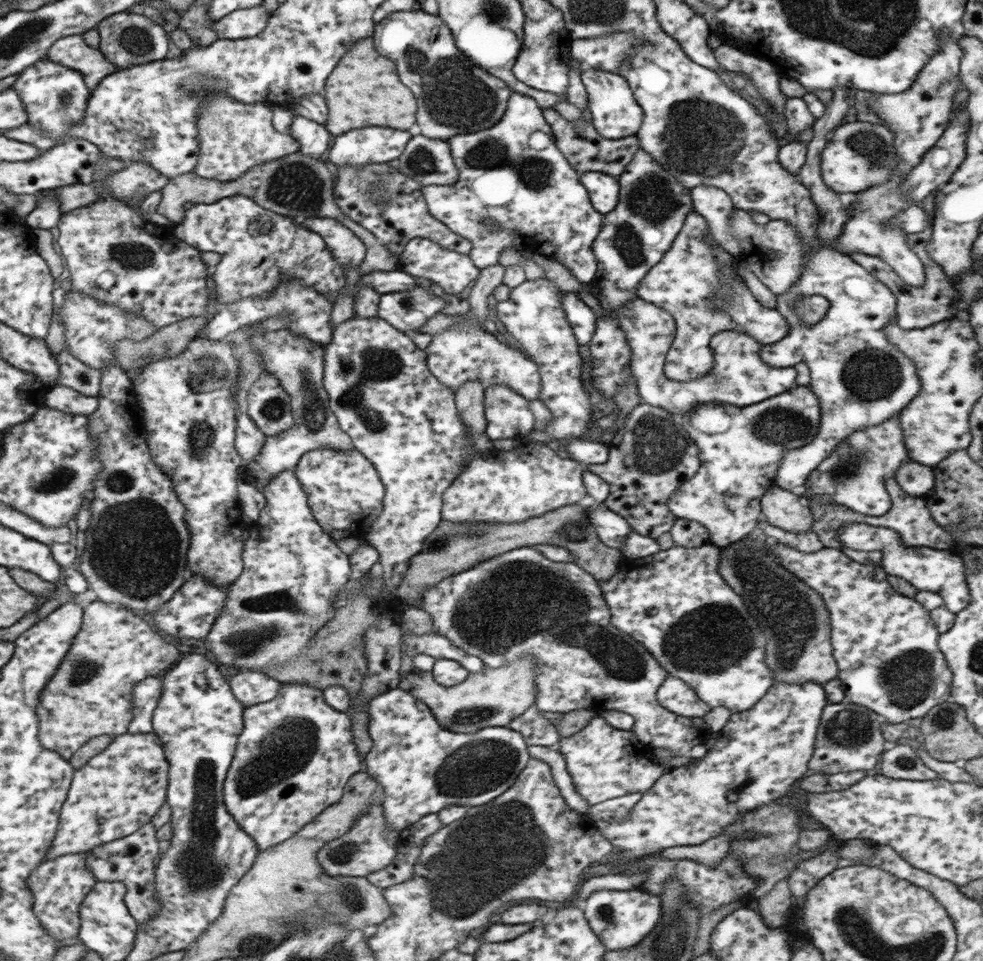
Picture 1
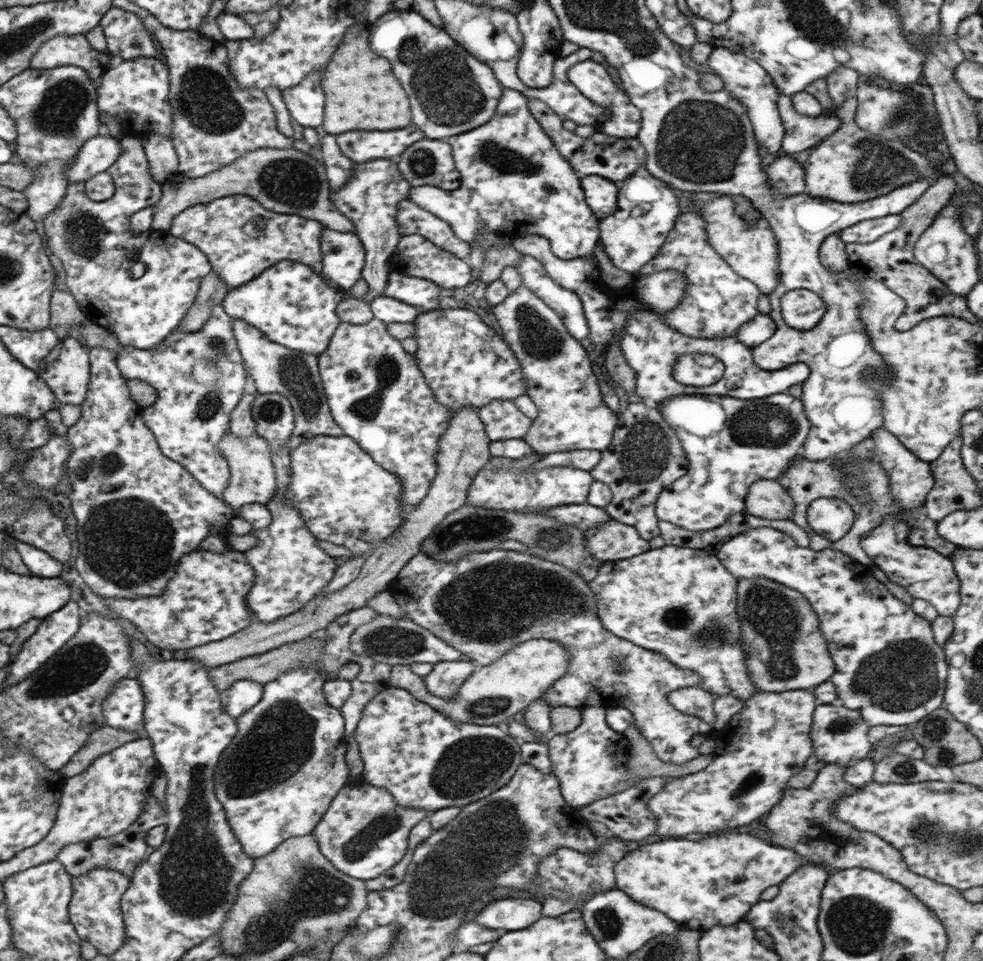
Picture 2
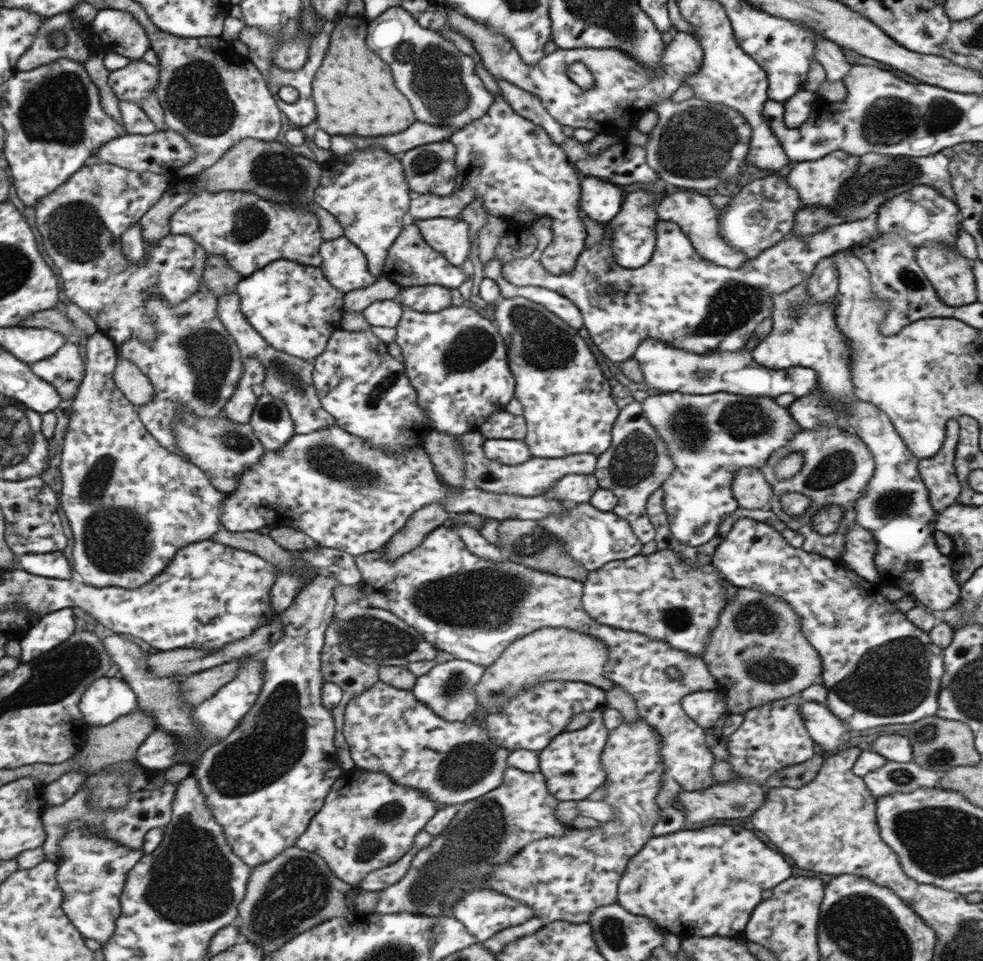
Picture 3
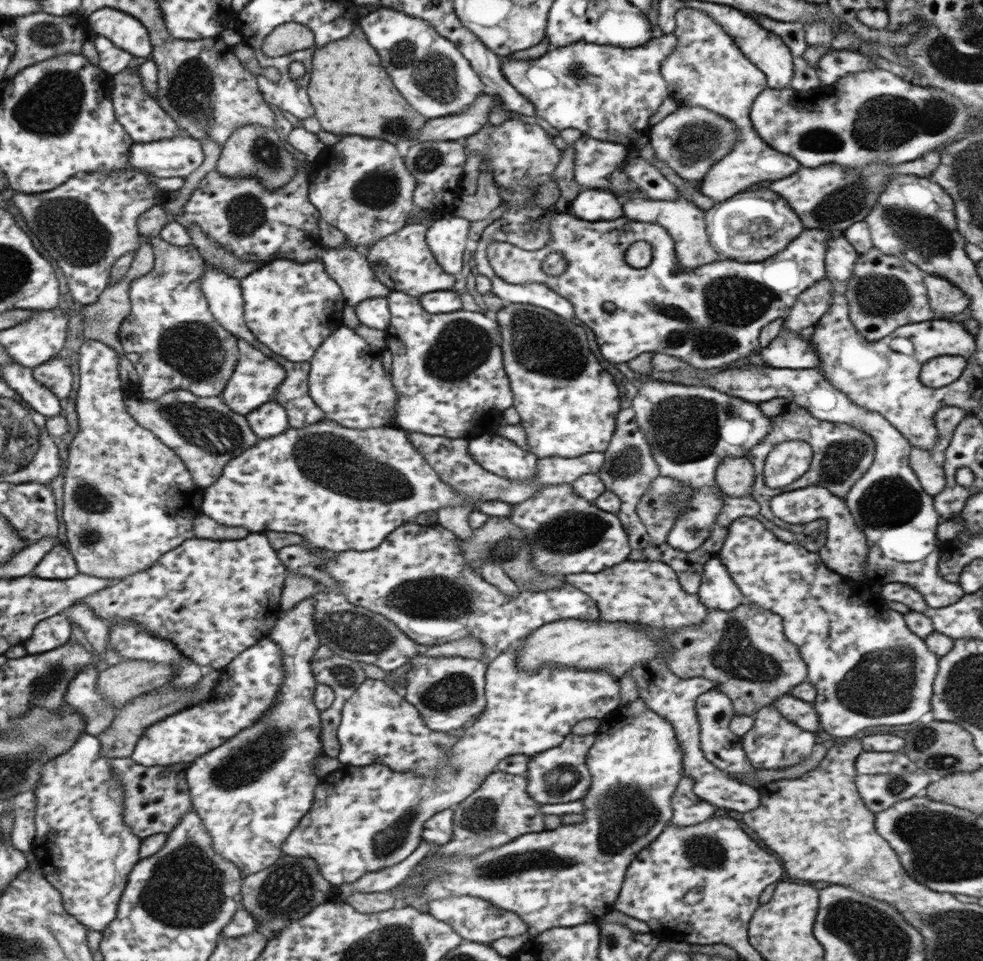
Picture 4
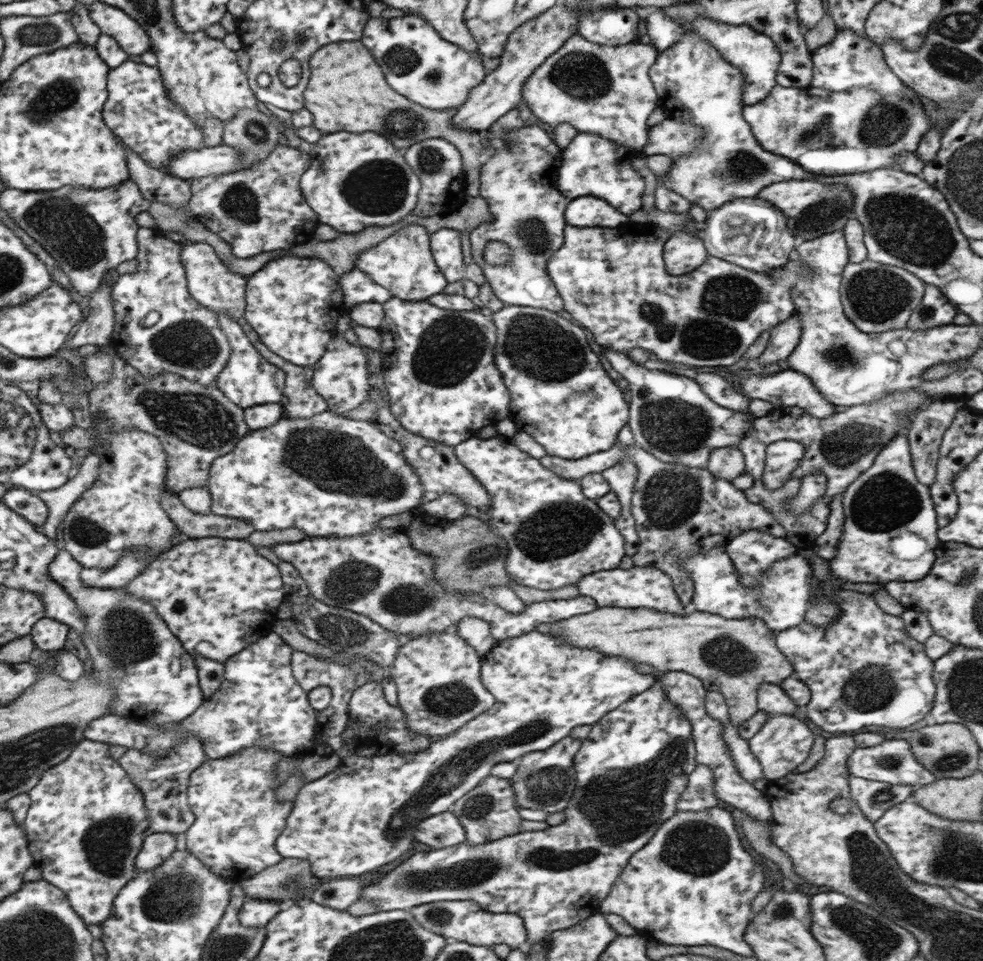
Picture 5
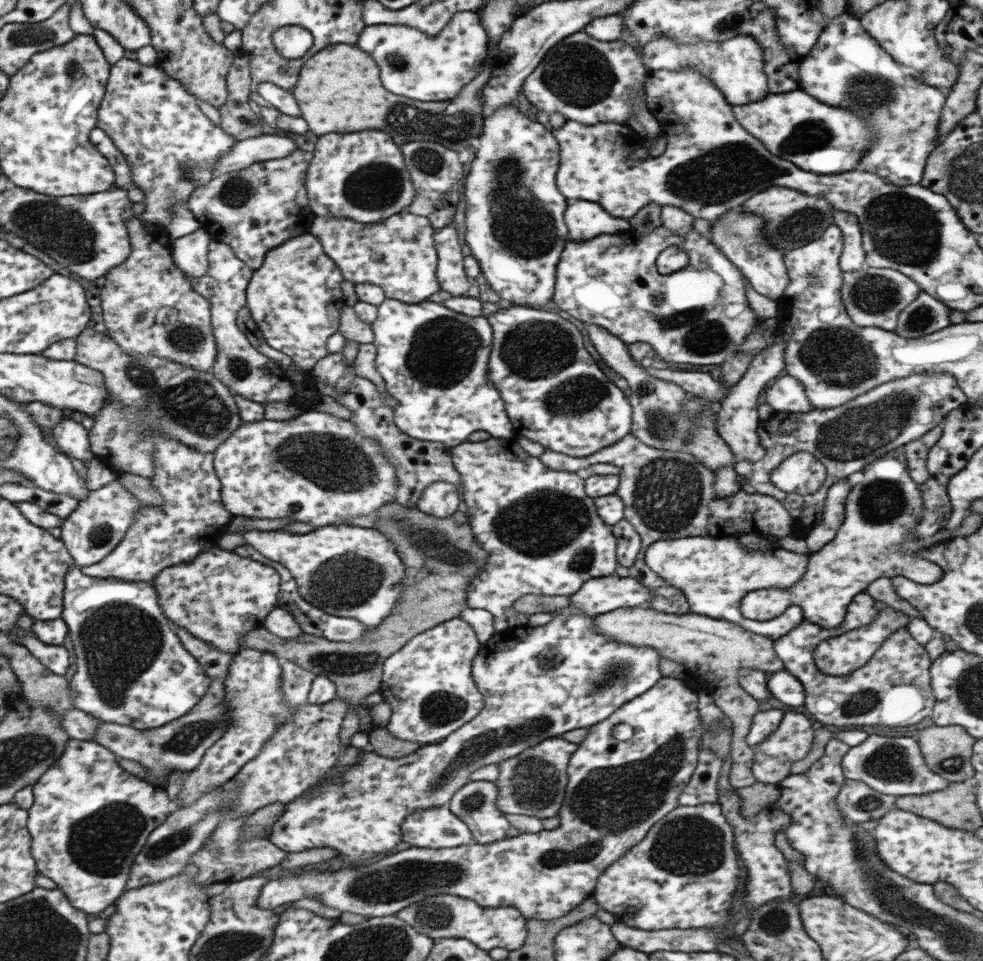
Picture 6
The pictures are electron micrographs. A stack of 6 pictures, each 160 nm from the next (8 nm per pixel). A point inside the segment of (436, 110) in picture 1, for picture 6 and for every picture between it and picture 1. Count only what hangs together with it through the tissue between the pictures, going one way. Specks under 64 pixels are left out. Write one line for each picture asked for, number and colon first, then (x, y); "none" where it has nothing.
2: (449, 92)
3: (439, 81)
4: (432, 75)
5: (418, 64)
6: (428, 69)

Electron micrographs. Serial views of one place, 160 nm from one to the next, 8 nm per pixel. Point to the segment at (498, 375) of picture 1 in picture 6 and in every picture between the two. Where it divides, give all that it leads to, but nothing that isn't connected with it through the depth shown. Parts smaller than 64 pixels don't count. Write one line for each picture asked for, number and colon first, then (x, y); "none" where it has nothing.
2: (463, 361)
3: (456, 361)
4: (447, 372)
5: (437, 368)
6: (433, 361)

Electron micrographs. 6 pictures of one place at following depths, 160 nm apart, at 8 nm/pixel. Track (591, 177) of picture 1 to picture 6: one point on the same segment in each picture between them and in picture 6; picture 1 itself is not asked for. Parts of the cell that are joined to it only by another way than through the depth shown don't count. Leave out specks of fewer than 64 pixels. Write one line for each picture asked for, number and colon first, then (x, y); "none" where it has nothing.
2: (600, 195)
3: (600, 200)
4: (592, 204)
5: (584, 211)
6: (583, 220)

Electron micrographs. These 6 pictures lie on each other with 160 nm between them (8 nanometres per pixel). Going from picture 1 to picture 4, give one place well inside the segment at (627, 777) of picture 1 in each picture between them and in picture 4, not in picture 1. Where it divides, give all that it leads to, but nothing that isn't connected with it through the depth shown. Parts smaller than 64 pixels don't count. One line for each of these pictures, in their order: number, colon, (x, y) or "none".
2: (589, 762)
3: (570, 764)
4: (559, 775)

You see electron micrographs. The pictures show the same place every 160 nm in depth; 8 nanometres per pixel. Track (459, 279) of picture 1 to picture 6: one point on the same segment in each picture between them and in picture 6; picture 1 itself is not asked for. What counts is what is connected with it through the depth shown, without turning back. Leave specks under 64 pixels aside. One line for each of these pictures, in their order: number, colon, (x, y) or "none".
2: (413, 256)
3: (410, 261)
4: (402, 261)
5: (402, 263)
6: (397, 254)

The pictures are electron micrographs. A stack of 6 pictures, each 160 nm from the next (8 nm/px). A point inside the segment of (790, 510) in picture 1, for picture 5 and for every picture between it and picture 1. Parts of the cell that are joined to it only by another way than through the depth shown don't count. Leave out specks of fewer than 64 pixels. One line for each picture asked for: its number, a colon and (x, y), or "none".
2: (766, 499)
3: (750, 490)
4: (734, 476)
5: (725, 463)

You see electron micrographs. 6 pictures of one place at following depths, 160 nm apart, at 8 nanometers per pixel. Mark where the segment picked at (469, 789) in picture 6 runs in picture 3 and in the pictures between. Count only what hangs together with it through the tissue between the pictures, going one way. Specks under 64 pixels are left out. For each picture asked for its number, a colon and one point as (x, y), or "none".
3: (488, 830)
4: (499, 810)
5: (488, 812)

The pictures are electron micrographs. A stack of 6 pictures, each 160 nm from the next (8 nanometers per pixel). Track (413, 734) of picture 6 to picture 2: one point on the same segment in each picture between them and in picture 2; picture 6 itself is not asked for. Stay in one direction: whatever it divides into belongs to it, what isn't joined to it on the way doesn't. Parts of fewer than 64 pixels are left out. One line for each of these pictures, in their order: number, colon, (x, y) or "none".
2: (443, 680)
3: (447, 689)
4: (448, 692)
5: (437, 677)

